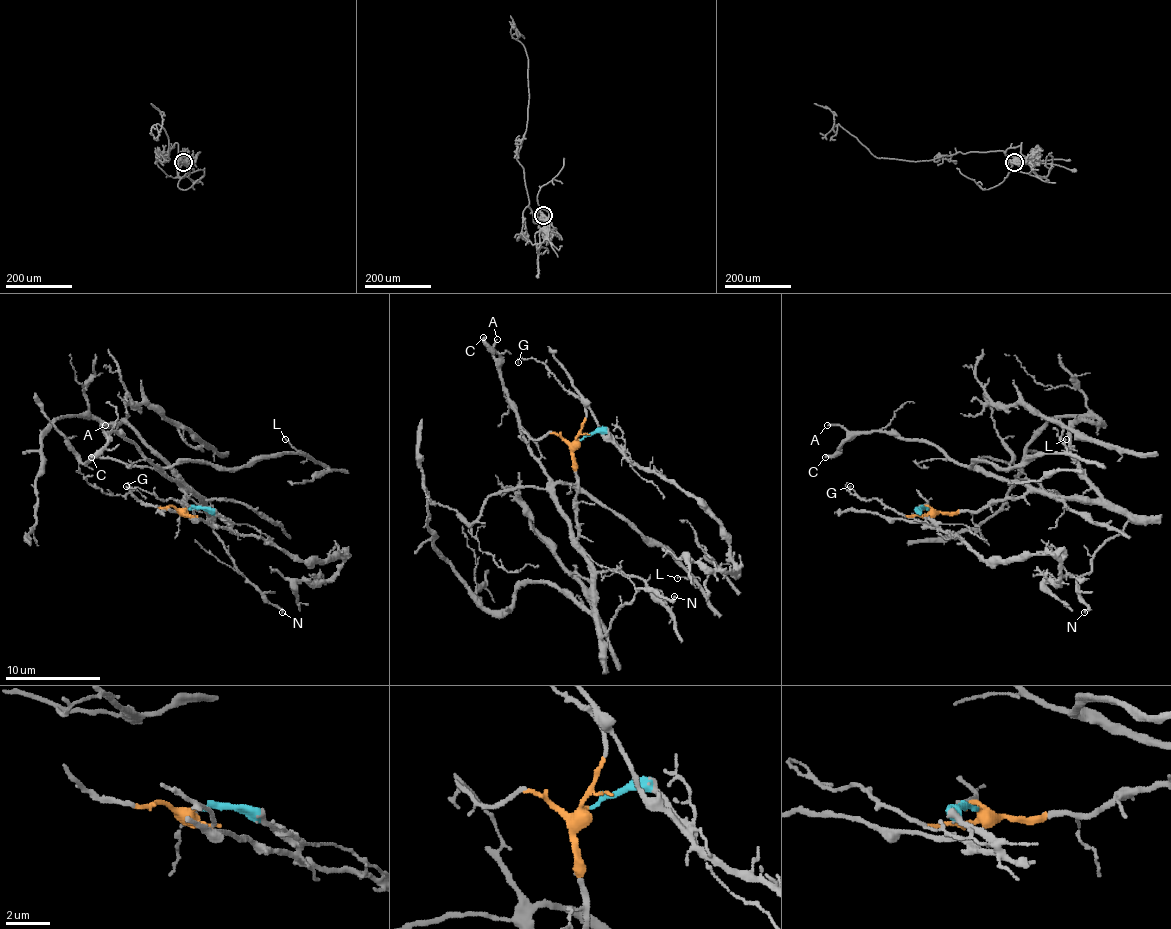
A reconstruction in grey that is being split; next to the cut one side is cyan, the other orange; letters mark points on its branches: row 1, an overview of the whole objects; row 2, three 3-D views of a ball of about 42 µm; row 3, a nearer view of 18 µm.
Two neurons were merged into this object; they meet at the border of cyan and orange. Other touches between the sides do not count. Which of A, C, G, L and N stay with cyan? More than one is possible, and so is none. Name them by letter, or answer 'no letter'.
no letter

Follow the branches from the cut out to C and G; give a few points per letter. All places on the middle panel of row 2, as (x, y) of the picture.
C: (577, 441), (574, 538), (558, 503), (555, 484), (522, 436), (520, 417), (508, 396), (501, 358), (484, 336)
G: (577, 441), (586, 408), (541, 362), (529, 358), (517, 362)

